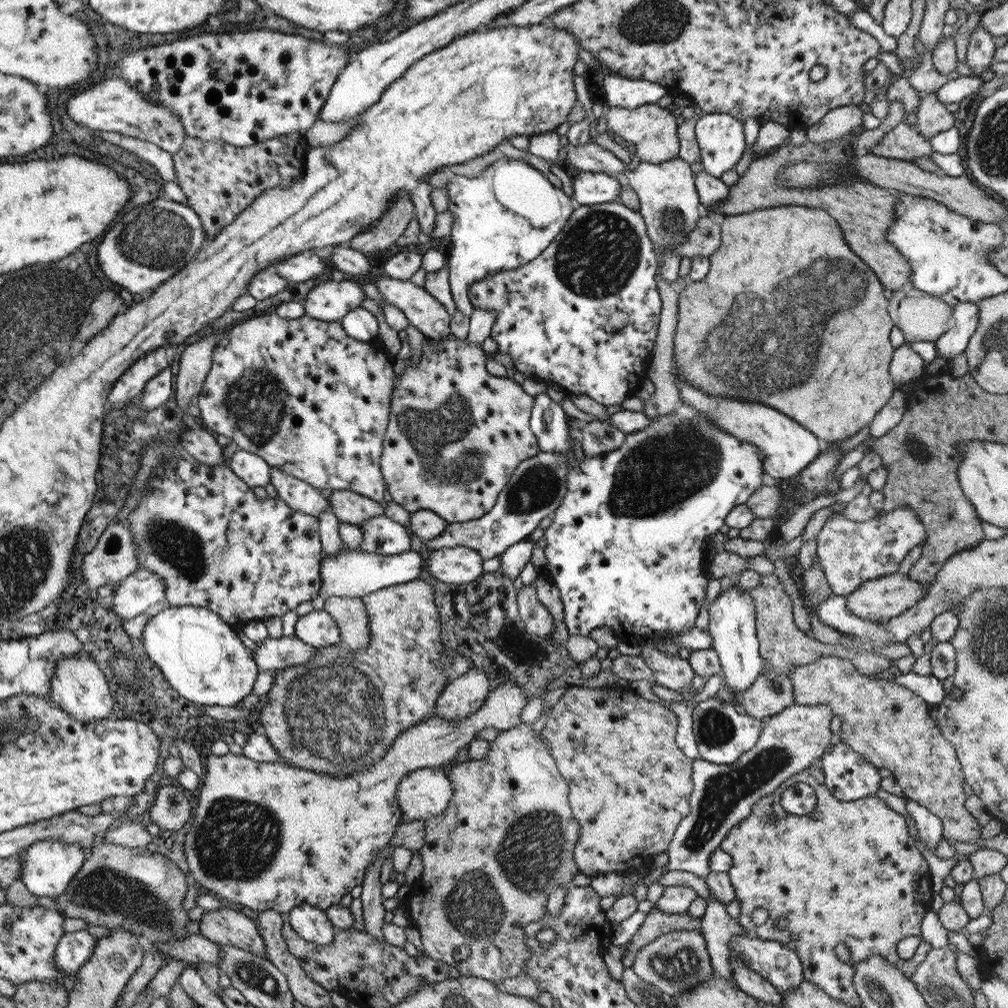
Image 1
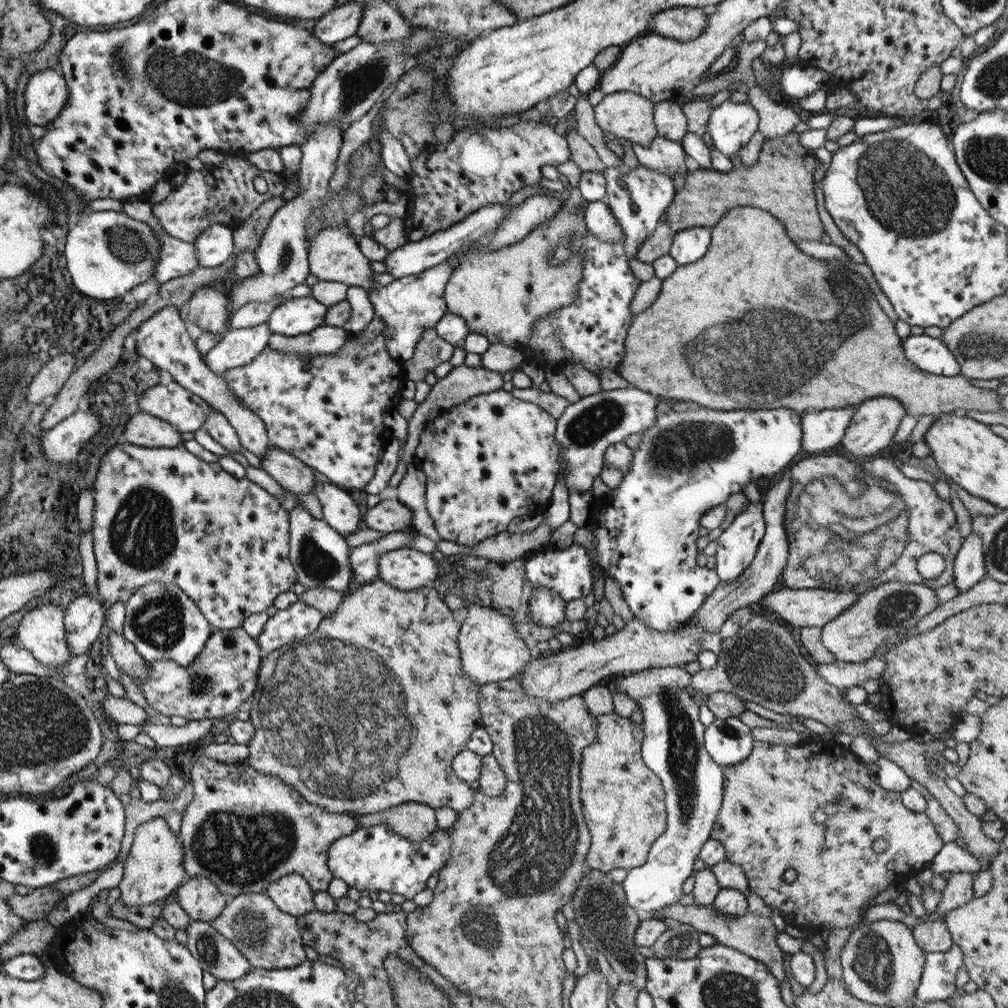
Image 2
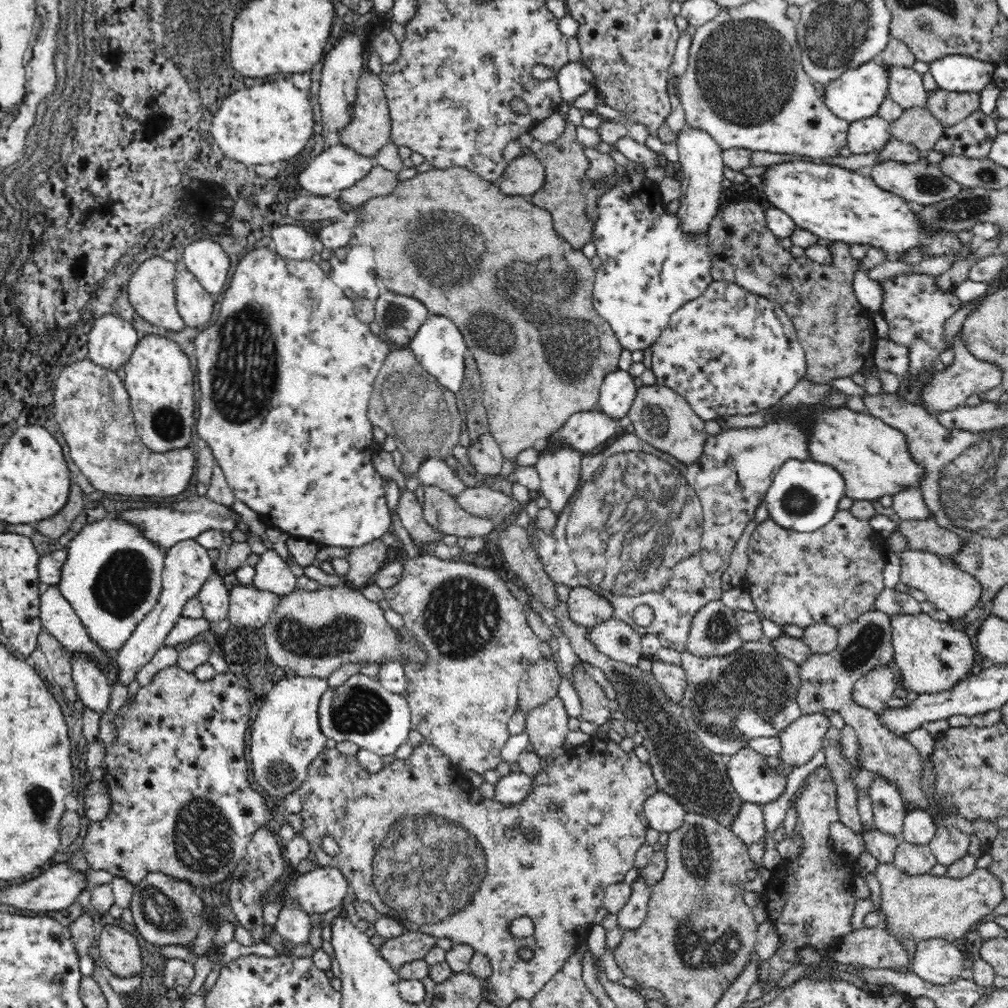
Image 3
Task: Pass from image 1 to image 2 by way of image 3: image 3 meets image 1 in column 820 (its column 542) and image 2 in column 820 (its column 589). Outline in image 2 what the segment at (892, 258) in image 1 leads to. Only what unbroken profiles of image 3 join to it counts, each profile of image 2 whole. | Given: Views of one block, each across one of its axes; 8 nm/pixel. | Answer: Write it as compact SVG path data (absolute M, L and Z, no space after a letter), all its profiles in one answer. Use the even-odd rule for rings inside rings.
M791 132L783 138L763 140L757 164L751 168L741 168L741 158L737 154L731 158L735 172L717 172L713 168L703 170L701 166L685 174L675 190L673 202L663 216L669 228L673 228L673 232L687 228L713 228L733 208L755 206L779 220L793 242L829 242L817 212L815 184L819 190L819 182L813 182L813 174L817 168L821 168L821 162L815 158L815 150L799 142L799 136L801 134Z

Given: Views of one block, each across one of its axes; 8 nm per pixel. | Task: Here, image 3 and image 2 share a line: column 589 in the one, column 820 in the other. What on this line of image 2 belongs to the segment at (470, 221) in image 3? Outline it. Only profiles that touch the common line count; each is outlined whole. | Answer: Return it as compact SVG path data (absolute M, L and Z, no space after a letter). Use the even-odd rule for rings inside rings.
M737 206L731 212L727 212L713 228L711 228L711 244L707 248L707 254L699 258L693 264L687 266L677 266L677 270L663 280L661 292L655 298L655 302L639 312L625 338L625 358L617 366L617 374L629 382L631 388L643 390L645 394L653 394L665 400L677 400L677 402L691 402L697 404L699 408L707 410L721 410L721 412L731 412L731 410L793 410L797 414L805 412L821 412L821 410L845 410L851 406L861 406L865 400L871 398L893 398L893 402L901 404L903 416L919 418L919 416L939 416L947 414L951 410L963 408L965 412L977 410L977 412L997 412L997 398L993 392L983 390L983 388L973 388L969 386L969 380L965 376L935 376L925 370L921 370L917 364L913 364L905 352L903 352L903 340L895 334L891 318L881 310L877 298L873 296L869 282L865 280L863 274L857 274L849 268L843 268L843 264L833 266L829 260L817 260L813 256L803 254L795 242L789 238L785 226L775 220L771 214L765 210L759 210L755 206Z

